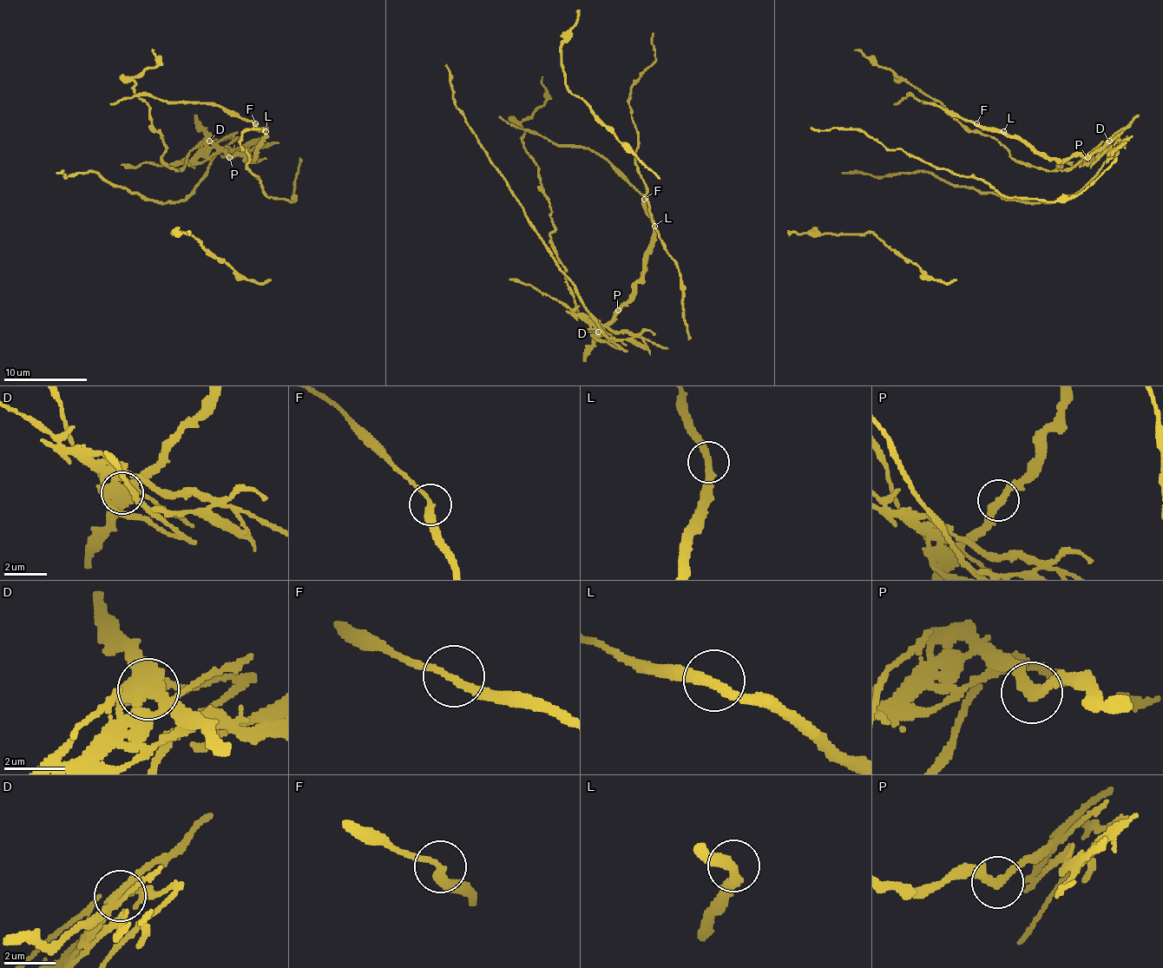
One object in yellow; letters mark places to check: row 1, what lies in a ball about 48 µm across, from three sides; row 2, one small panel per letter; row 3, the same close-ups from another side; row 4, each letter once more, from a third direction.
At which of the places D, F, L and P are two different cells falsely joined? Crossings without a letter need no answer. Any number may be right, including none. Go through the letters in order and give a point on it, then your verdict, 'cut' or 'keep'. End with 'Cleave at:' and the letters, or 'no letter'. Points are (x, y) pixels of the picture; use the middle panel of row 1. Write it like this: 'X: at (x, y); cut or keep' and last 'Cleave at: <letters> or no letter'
D: at (598, 332); cut
F: at (644, 199); cut
L: at (654, 226); keep
P: at (618, 310); keep
Cleave at: D, F

